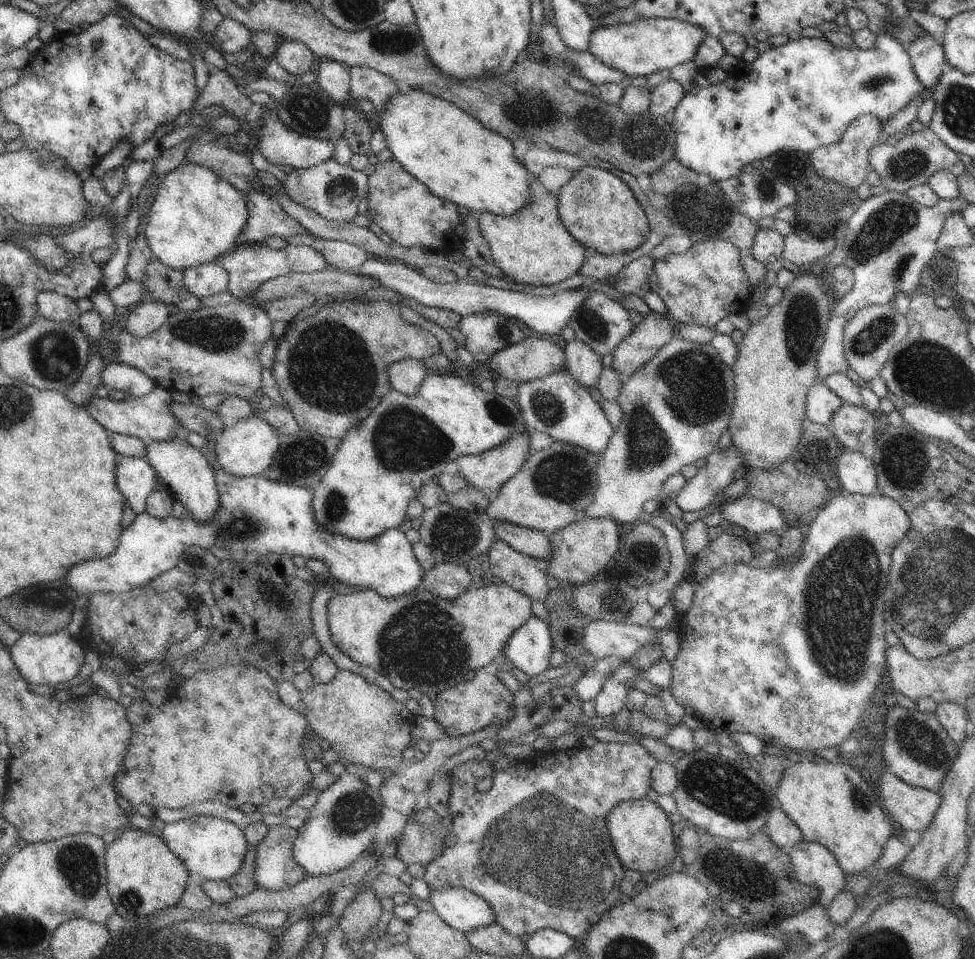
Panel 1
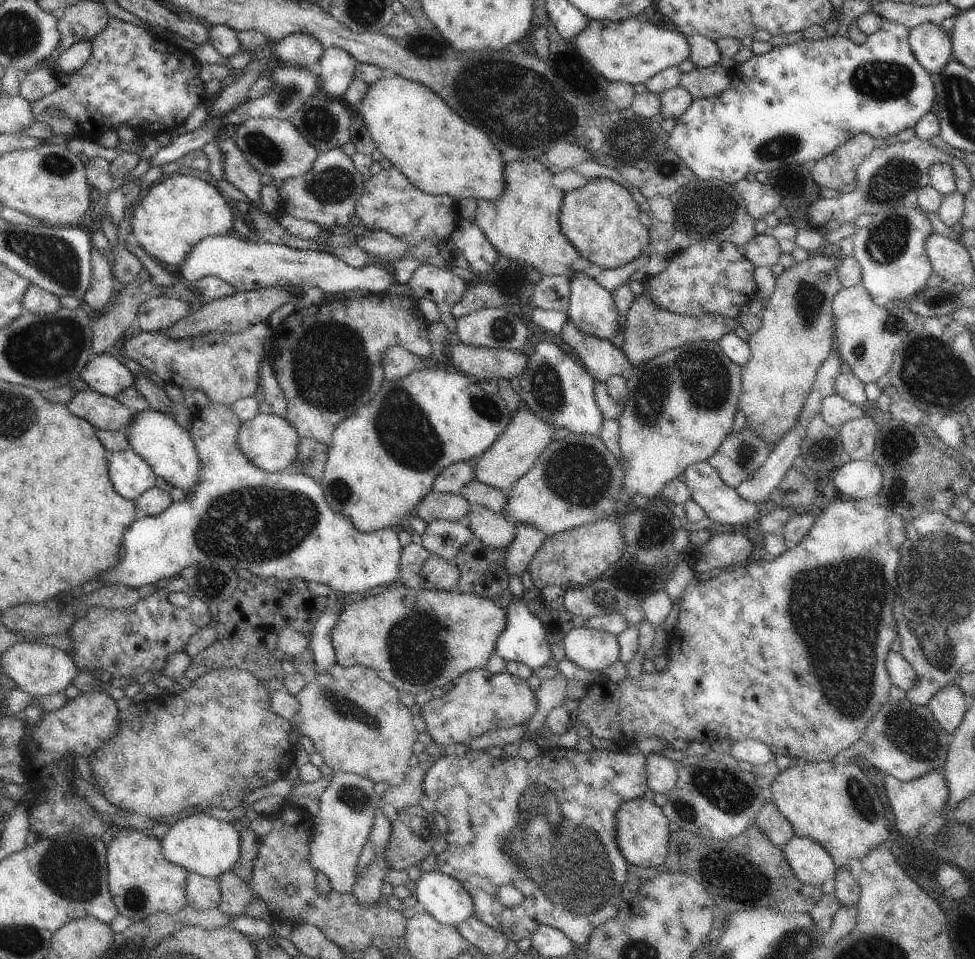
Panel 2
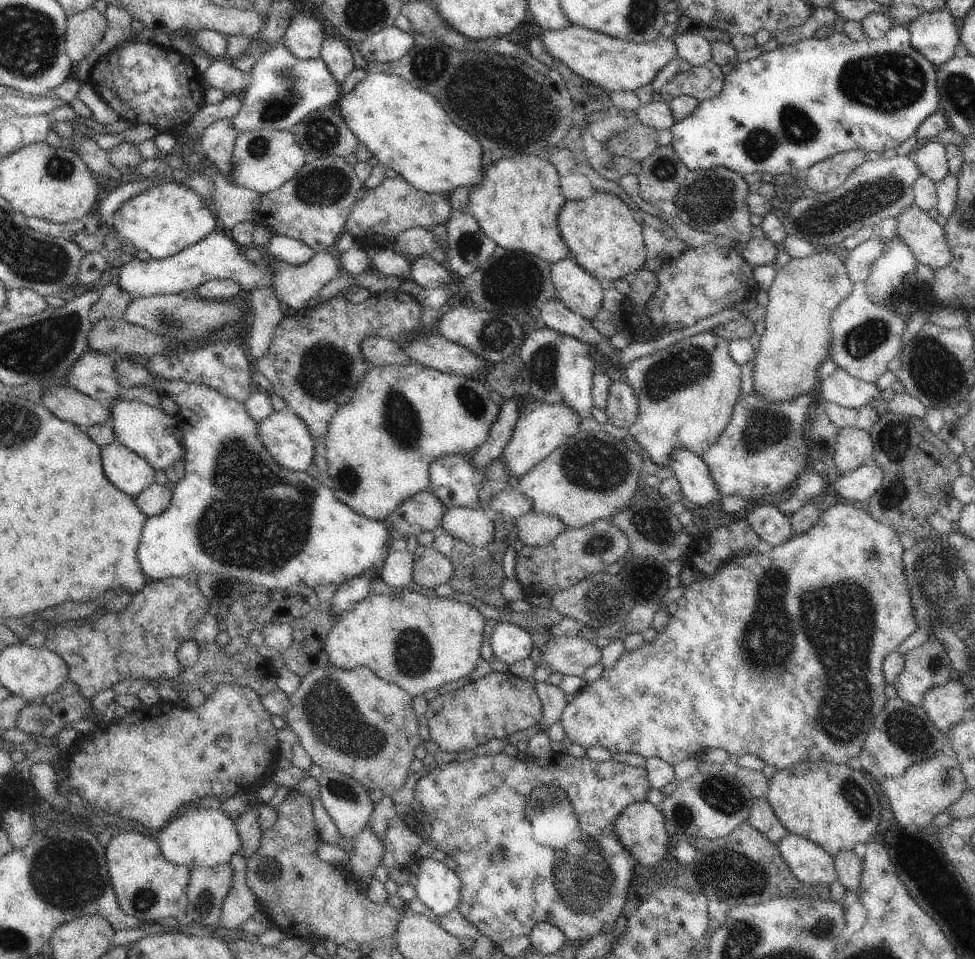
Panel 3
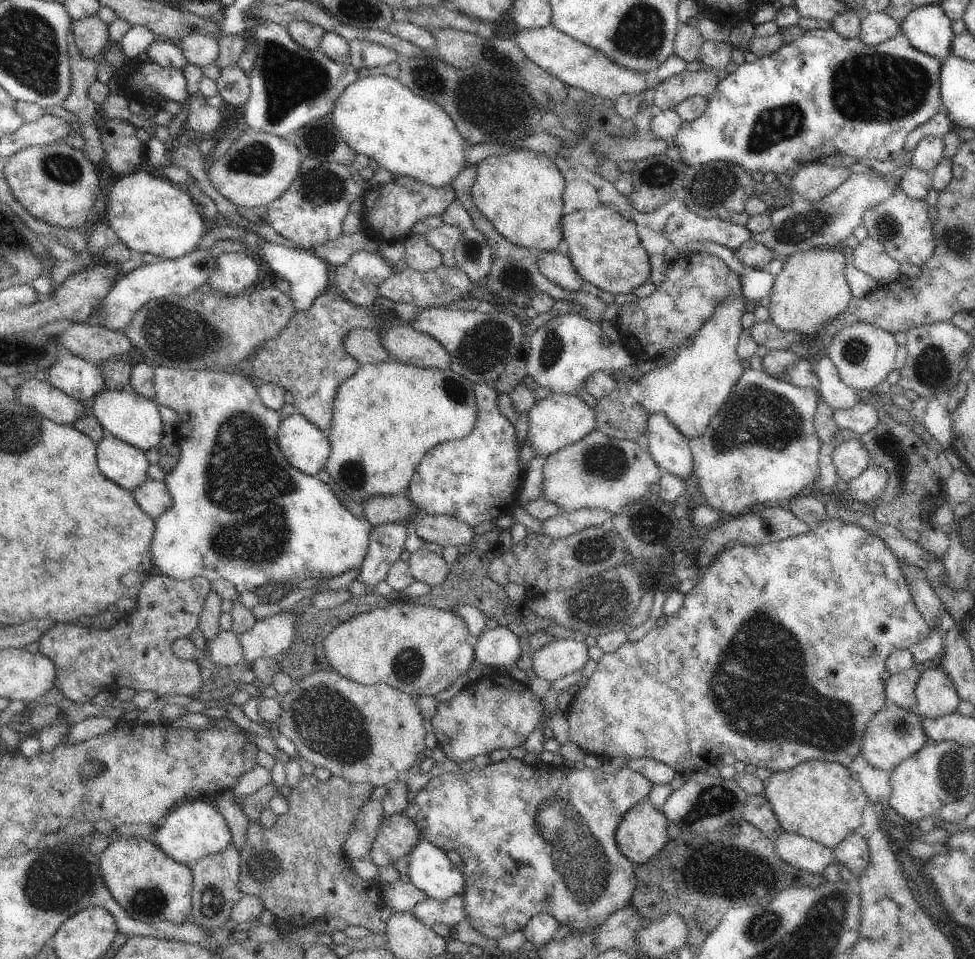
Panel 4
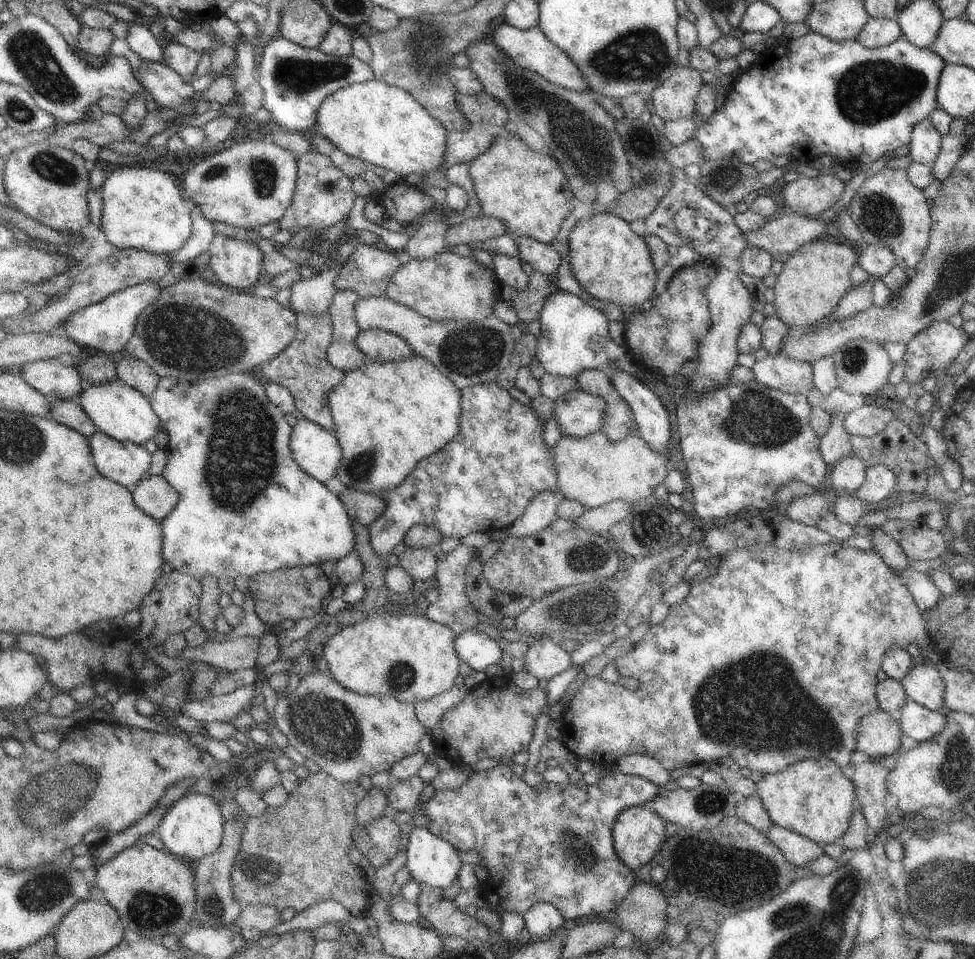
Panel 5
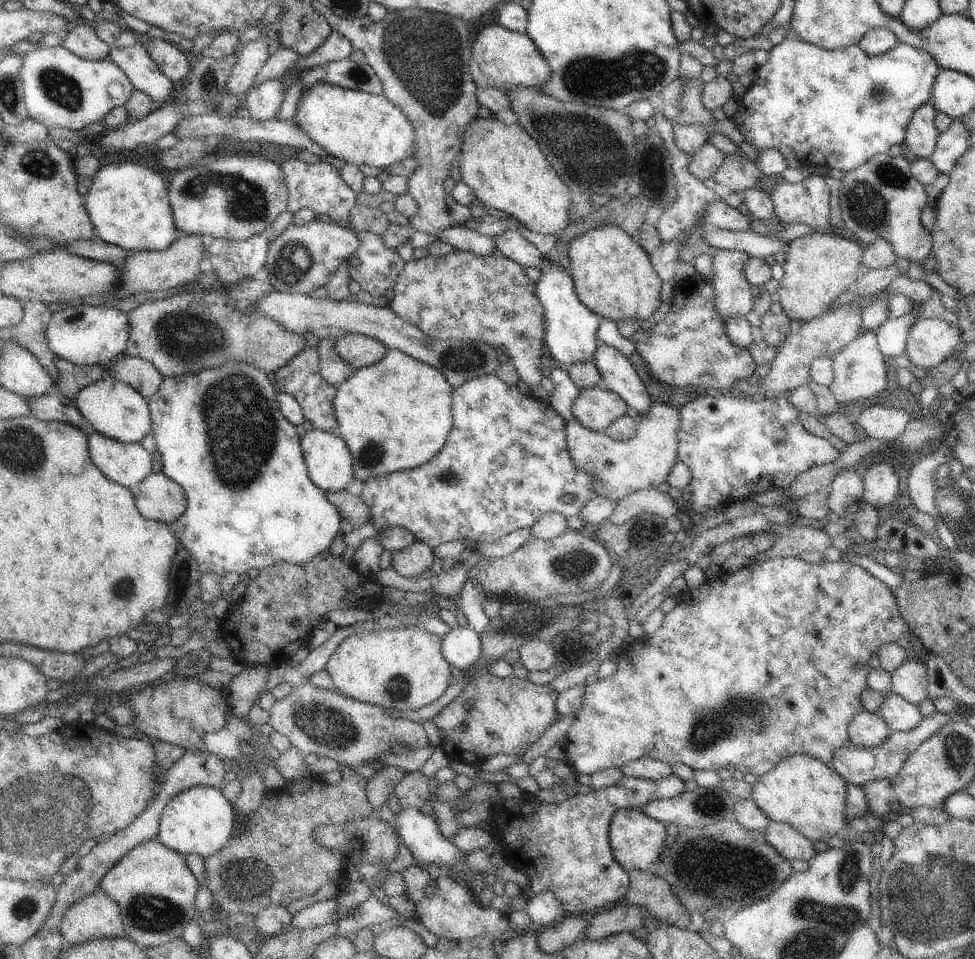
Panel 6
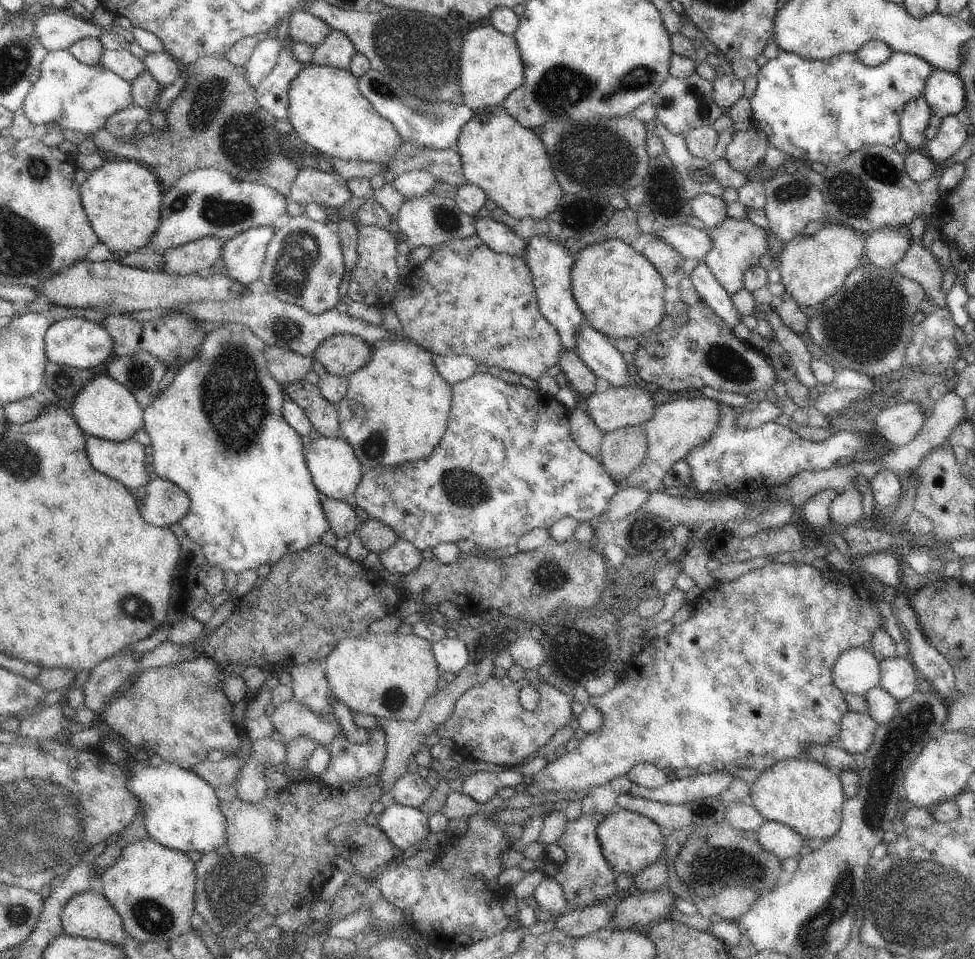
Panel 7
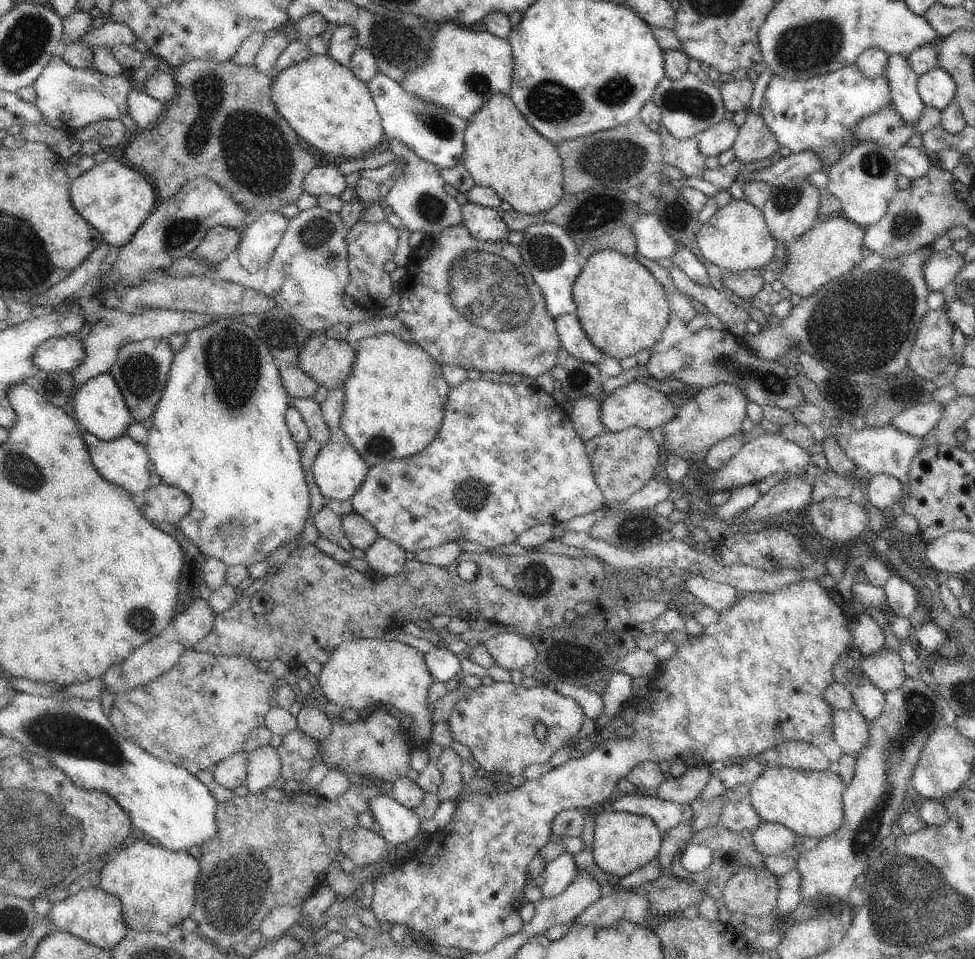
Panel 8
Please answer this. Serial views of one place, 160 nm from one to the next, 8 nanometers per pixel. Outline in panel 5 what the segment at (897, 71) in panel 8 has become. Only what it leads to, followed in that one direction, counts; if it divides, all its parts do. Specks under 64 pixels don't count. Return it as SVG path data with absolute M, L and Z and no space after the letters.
M929 118L921 120L913 128L908 154L914 162L933 165L938 158L943 134L940 134Z

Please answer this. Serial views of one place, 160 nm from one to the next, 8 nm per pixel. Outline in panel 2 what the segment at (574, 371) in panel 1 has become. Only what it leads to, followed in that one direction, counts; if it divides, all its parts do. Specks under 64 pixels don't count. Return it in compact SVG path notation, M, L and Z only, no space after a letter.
M570 320L564 323L560 336L566 344L578 353L578 356L584 362L582 365L596 380L596 382L607 381L612 375L629 377L632 374L633 364L626 356L622 348L617 348L611 339L603 339L597 336L586 335L585 332L578 330Z

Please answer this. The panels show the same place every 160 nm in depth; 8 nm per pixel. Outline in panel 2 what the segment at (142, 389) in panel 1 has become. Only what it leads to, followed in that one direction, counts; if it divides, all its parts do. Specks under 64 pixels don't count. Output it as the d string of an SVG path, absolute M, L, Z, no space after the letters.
M112 352L94 356L82 371L80 378L93 391L115 399L122 390L134 385L135 379Z

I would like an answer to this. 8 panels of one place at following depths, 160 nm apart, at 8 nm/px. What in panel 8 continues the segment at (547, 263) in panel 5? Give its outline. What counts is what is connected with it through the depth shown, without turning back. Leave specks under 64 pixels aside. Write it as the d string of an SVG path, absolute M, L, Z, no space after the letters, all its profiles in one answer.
M470 201L461 206L463 225L478 240L495 243L508 237L508 227L498 211Z

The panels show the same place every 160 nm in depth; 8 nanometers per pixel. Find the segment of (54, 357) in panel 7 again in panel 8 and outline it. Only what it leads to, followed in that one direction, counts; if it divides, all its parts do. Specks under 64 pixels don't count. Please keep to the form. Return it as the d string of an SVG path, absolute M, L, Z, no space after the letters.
M78 336L54 337L33 352L33 368L47 373L70 372L83 362L85 356L83 341Z

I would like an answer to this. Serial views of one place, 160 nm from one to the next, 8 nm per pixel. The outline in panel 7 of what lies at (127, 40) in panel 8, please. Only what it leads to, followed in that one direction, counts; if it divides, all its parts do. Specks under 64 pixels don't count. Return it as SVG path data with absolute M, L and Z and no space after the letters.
M67 9L47 10L36 17L35 35L49 51L69 49L86 37L100 39L109 32L108 27L86 22Z

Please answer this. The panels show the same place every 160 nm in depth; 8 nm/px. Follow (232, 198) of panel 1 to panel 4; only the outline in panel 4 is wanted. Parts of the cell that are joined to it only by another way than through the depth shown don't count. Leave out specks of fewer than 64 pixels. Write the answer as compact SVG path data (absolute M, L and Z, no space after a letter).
M148 167L120 176L107 196L106 204L104 218L109 223L109 228L114 230L121 242L134 253L148 252L165 259L180 258L192 253L206 233L206 218L191 195L186 193L186 190L183 192L176 188L173 182L153 176Z

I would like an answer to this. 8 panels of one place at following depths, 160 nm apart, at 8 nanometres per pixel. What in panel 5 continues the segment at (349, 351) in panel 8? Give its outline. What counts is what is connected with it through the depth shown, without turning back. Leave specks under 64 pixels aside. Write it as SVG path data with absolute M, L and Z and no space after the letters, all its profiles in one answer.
M382 329L358 333L355 344L364 353L363 360L367 363L397 361L416 355L403 338Z

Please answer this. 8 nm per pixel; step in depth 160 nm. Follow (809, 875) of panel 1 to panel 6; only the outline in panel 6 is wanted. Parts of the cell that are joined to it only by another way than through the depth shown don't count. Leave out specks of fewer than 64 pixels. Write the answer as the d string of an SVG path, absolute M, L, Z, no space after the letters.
M771 821L766 827L764 838L780 856L790 862L794 859L809 861L816 853L813 842L788 823Z

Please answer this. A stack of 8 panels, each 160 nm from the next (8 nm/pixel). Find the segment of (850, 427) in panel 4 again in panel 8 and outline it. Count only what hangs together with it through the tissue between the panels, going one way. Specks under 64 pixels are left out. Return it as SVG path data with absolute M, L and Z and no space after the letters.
M930 399L928 402L907 408L891 420L890 426L913 437L924 437L936 429L945 406Z

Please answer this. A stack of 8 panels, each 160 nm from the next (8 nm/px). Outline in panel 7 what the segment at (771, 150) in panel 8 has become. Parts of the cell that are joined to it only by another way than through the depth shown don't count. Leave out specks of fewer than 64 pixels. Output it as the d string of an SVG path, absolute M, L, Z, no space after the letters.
M752 126L750 130L735 132L726 147L725 159L734 170L747 175L763 160L769 146L767 136Z

